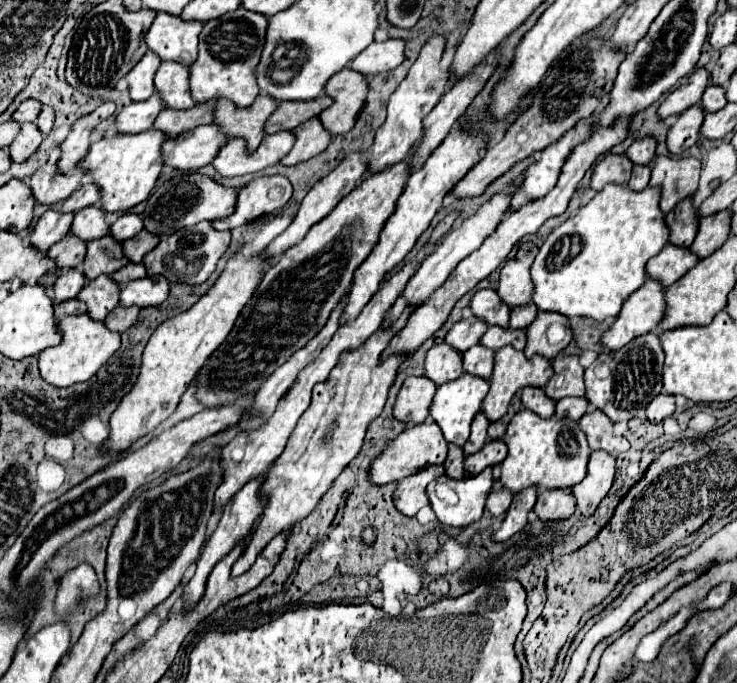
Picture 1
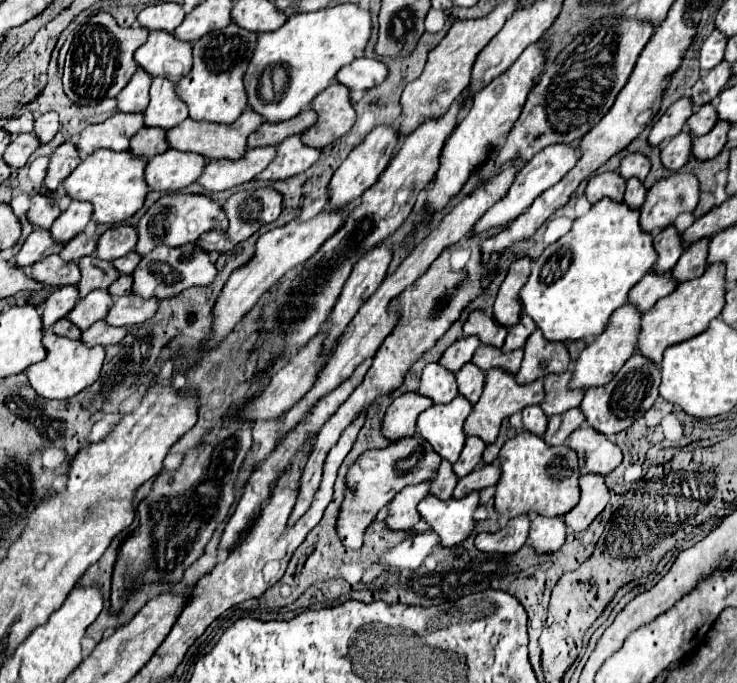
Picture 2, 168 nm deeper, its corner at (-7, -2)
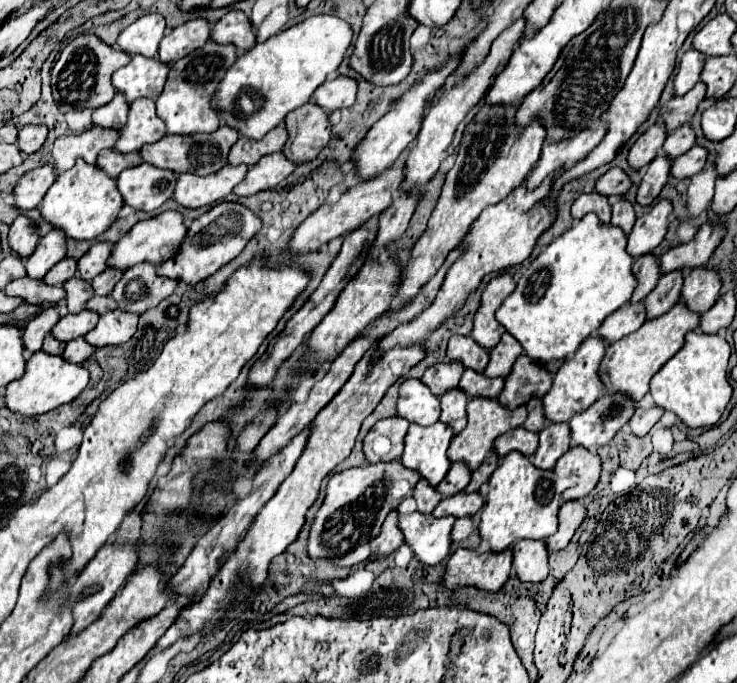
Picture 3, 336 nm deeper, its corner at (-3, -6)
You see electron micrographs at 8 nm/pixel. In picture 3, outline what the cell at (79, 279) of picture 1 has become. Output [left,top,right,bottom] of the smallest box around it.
[24,307,60,353]

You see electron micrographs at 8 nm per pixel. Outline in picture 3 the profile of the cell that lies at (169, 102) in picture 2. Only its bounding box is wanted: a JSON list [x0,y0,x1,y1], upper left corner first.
[114,99,164,153]

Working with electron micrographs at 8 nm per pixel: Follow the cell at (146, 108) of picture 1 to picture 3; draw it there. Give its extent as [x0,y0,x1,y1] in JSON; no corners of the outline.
[52,129,118,173]

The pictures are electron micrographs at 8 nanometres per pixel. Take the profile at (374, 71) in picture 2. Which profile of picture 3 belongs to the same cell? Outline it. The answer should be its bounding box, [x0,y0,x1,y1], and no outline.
[314,77,358,113]

